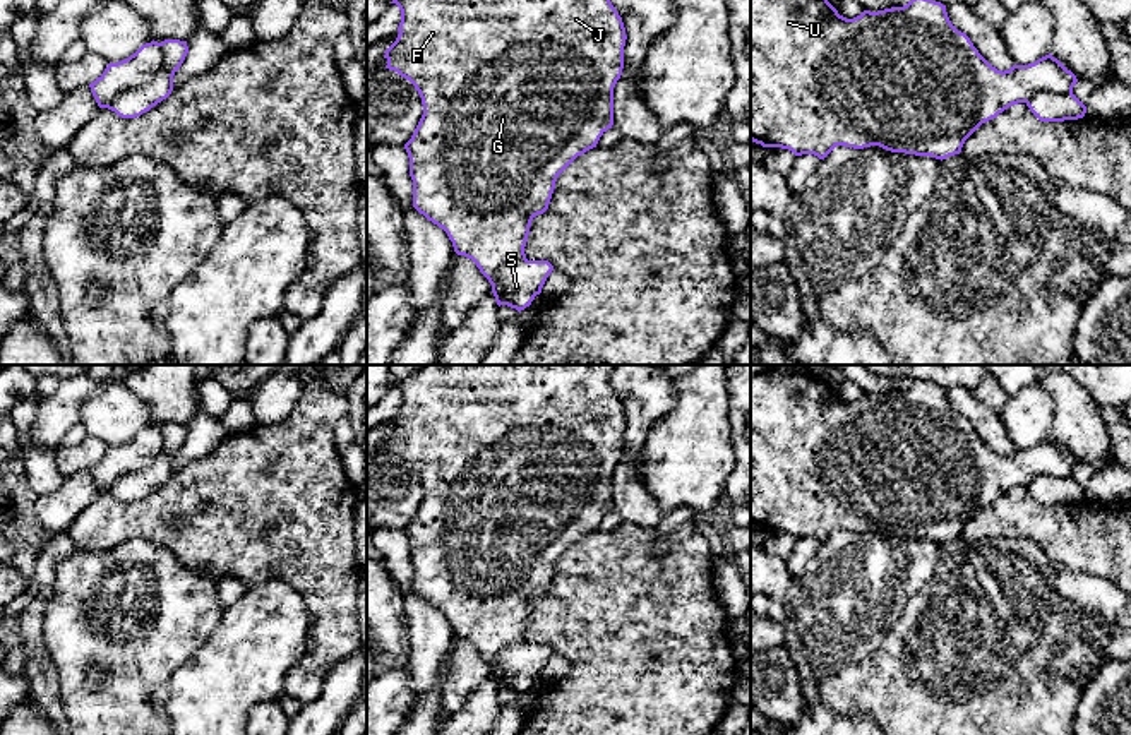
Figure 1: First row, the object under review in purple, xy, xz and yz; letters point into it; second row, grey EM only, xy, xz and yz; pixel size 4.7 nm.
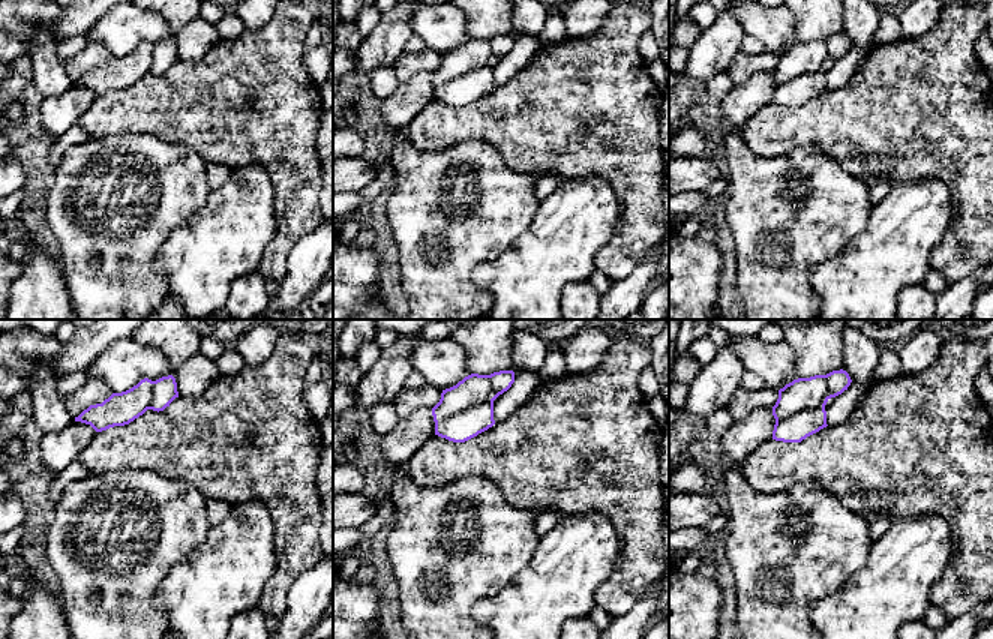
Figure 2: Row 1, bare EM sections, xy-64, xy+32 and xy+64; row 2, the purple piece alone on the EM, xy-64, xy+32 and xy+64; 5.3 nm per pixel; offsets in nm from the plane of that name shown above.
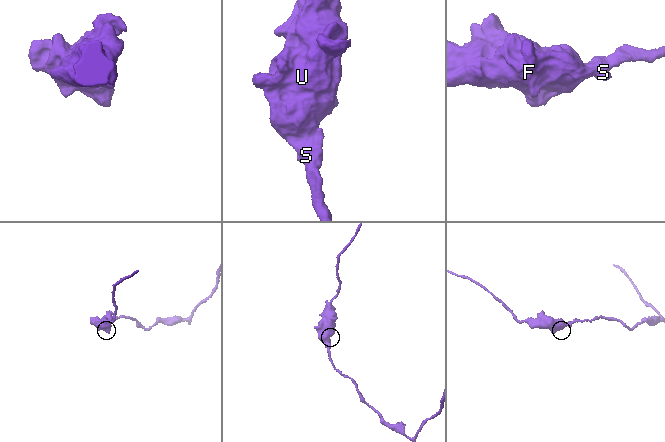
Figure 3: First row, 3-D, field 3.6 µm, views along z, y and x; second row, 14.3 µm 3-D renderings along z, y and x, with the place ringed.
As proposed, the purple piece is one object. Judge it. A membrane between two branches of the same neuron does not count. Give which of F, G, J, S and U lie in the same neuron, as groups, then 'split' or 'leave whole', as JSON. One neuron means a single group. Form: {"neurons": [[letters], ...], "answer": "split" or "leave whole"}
{"neurons": [["F", "G", "J", "U"], ["S"]], "answer": "split"}

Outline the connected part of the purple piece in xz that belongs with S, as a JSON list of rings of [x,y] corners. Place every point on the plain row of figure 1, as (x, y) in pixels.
[[[512,644],[497,656],[500,677],[494,677],[497,689],[507,689],[518,696],[531,689],[554,654],[548,644]]]

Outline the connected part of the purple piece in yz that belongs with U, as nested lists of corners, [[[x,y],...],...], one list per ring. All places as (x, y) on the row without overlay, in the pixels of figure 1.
[[[769,368],[751,377],[751,524],[781,531],[795,540],[824,543],[836,529],[864,533],[879,529],[891,536],[946,543],[960,538],[965,524],[985,505],[1040,475],[1073,476],[1076,459],[1050,437],[1009,454],[992,451],[958,415],[941,385],[912,380],[903,391],[864,394],[847,403],[805,368]]]

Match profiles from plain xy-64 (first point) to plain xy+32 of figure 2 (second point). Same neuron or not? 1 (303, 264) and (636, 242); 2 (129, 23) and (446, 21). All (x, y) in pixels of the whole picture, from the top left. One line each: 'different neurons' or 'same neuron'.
1: different neurons
2: same neuron

